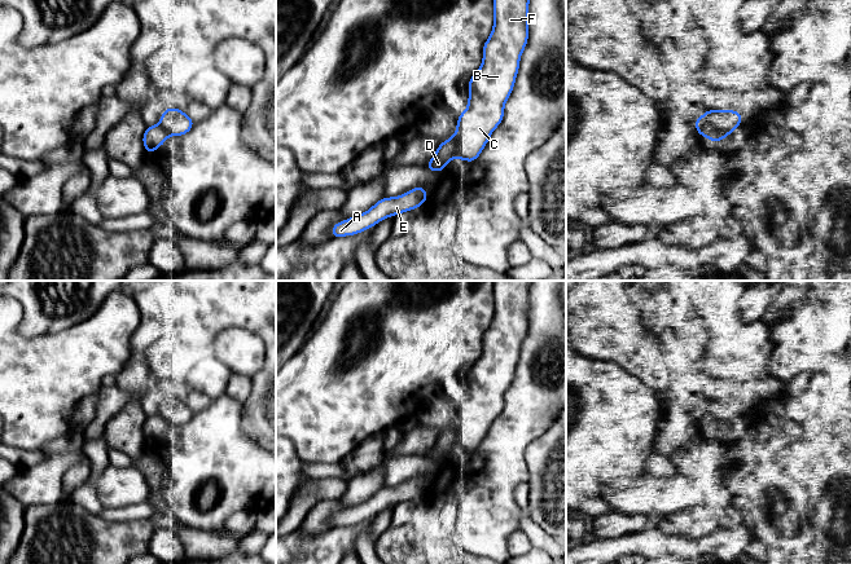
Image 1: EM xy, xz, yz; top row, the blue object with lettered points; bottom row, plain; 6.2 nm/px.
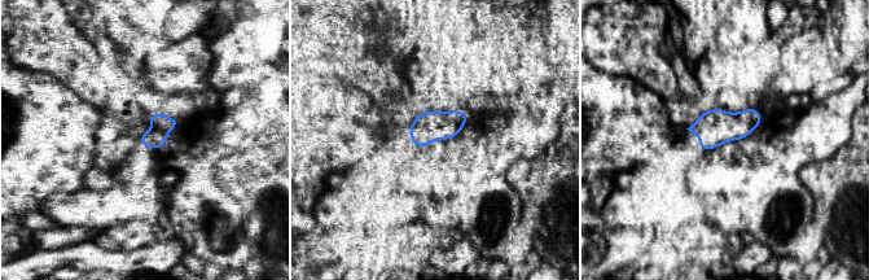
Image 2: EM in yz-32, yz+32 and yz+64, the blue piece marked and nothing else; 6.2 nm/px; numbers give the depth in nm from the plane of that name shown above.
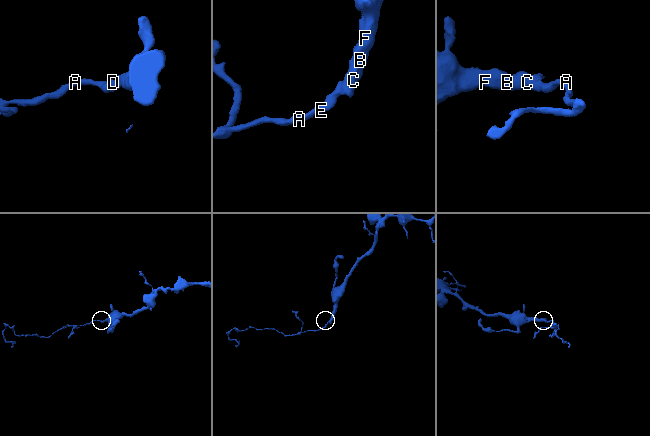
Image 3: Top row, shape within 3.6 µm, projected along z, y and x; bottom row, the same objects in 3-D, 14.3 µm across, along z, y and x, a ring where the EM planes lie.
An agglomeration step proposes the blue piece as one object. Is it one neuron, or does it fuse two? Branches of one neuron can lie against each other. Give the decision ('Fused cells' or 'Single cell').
Fused cells

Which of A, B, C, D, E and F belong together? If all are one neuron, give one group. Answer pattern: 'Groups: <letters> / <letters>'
Groups: A D E / B C F

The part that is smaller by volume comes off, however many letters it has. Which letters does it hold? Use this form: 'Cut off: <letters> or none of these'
Cut off: A, D, E

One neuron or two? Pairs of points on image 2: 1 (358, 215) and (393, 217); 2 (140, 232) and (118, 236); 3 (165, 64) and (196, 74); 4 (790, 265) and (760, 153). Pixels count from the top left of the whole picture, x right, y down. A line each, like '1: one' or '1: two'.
1: one
2: one
3: one
4: two

